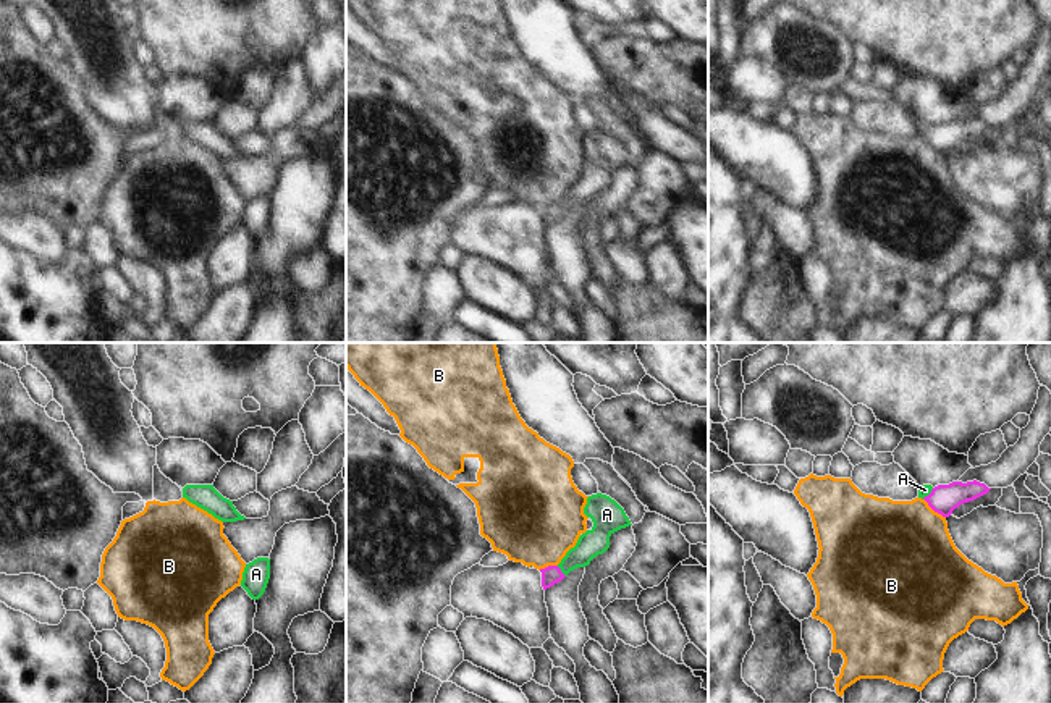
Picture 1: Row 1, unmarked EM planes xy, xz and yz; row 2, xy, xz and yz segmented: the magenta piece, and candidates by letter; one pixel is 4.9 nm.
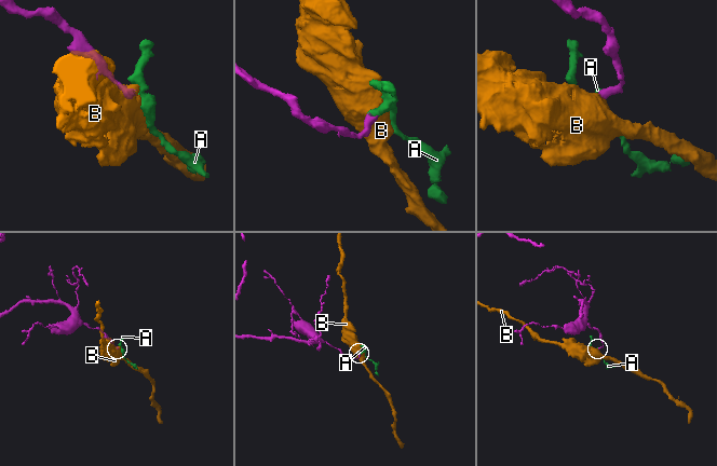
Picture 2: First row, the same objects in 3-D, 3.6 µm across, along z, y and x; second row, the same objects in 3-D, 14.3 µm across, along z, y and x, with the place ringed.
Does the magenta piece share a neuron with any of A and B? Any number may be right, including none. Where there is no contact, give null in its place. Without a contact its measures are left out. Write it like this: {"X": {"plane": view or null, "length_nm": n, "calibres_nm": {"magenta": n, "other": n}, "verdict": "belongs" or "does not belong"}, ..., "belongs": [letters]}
{"A": {"plane": "xz", "length_nm": 70, "calibres_nm": {"magenta": 90, "other": 130}, "verdict": "belongs"}, "B": {"plane": "yz", "length_nm": 150, "calibres_nm": {"magenta": 140, "other": 480}, "verdict": "does not belong"}, "belongs": ["A"]}

